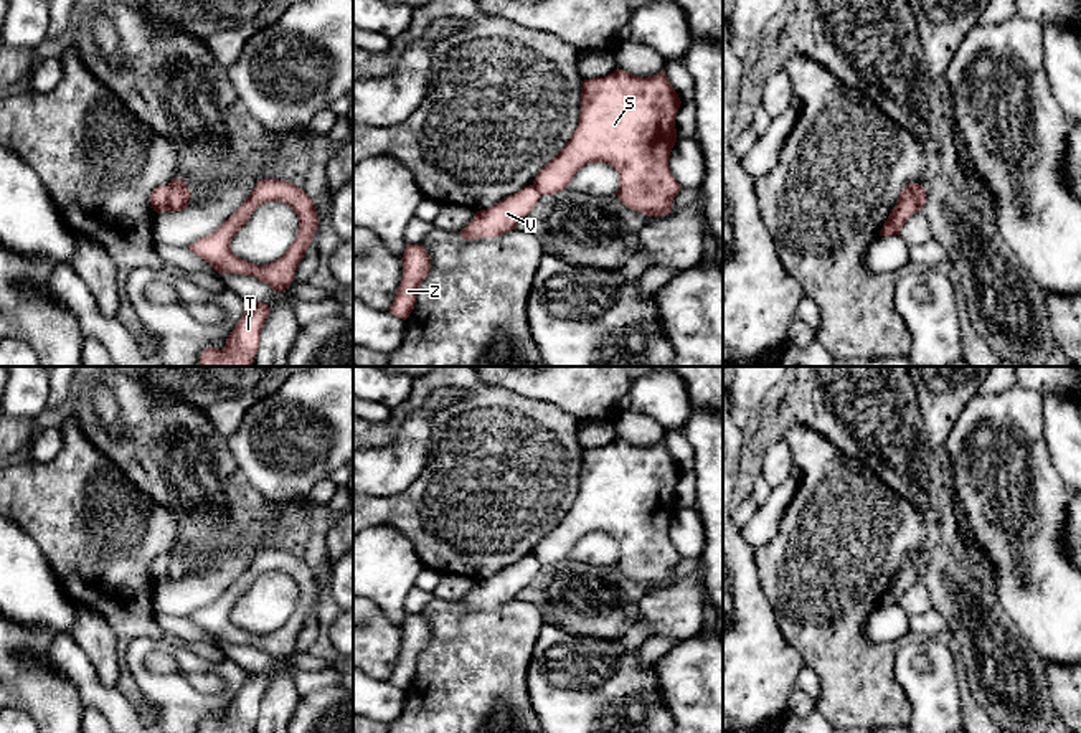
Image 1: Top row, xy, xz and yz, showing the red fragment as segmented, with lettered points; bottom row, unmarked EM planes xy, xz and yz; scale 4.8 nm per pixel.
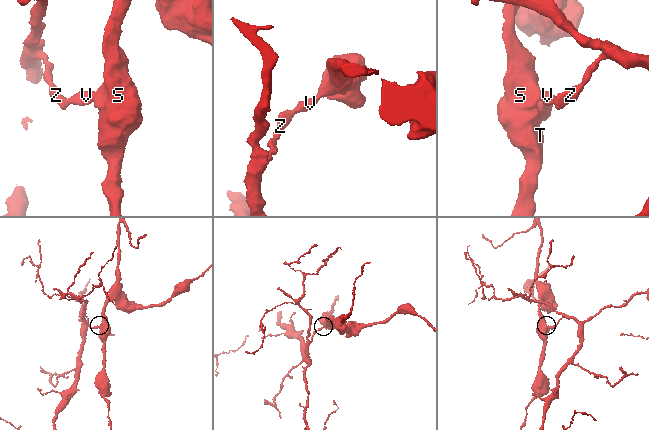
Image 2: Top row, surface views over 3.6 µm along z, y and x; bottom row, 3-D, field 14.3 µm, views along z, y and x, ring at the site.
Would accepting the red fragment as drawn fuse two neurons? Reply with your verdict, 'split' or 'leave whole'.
split

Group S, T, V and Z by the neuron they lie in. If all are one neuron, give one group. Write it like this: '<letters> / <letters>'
S T / V Z

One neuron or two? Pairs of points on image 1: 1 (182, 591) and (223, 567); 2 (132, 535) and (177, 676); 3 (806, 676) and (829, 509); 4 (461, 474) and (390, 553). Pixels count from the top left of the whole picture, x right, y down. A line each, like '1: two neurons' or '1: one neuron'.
1: one neuron
2: two neurons
3: two neurons
4: two neurons

